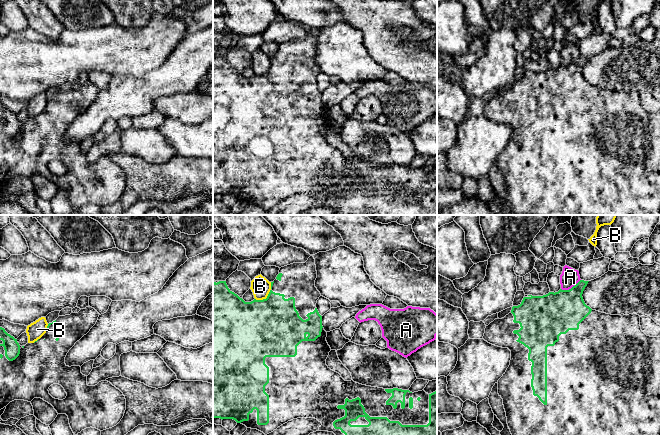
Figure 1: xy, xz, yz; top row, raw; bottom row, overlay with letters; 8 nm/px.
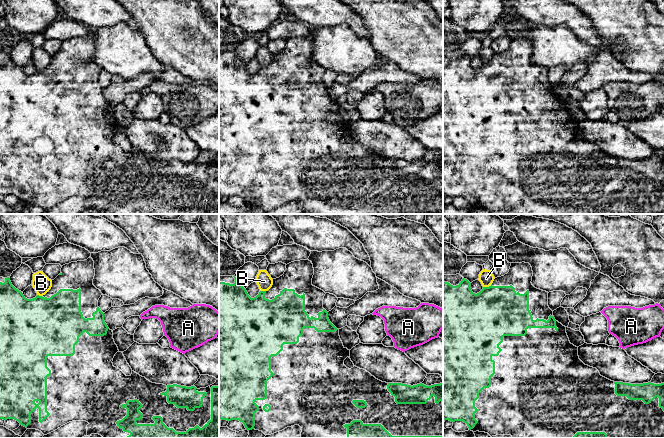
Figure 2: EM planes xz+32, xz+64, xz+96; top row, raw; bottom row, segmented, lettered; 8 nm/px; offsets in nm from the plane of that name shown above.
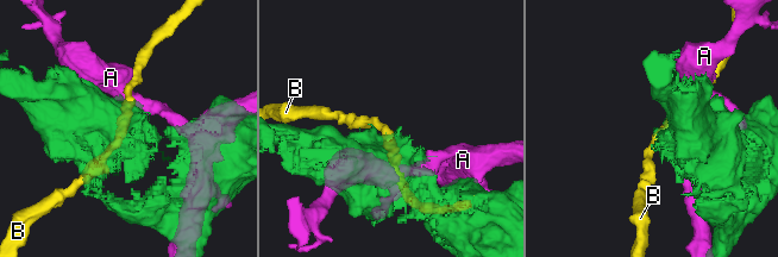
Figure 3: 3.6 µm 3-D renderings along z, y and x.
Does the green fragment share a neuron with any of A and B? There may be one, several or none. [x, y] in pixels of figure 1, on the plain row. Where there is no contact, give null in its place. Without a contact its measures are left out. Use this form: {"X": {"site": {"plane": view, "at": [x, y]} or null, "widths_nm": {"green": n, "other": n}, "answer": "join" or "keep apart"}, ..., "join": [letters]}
{"A": {"site": {"plane": "yz", "at": [571, 64]}, "widths_nm": {"green": 340, "other": 150}, "answer": "keep apart"}, "B": {"site": {"plane": "xz", "at": [268, 71]}, "widths_nm": {"green": 460, "other": 160}, "answer": "keep apart"}, "join": []}

